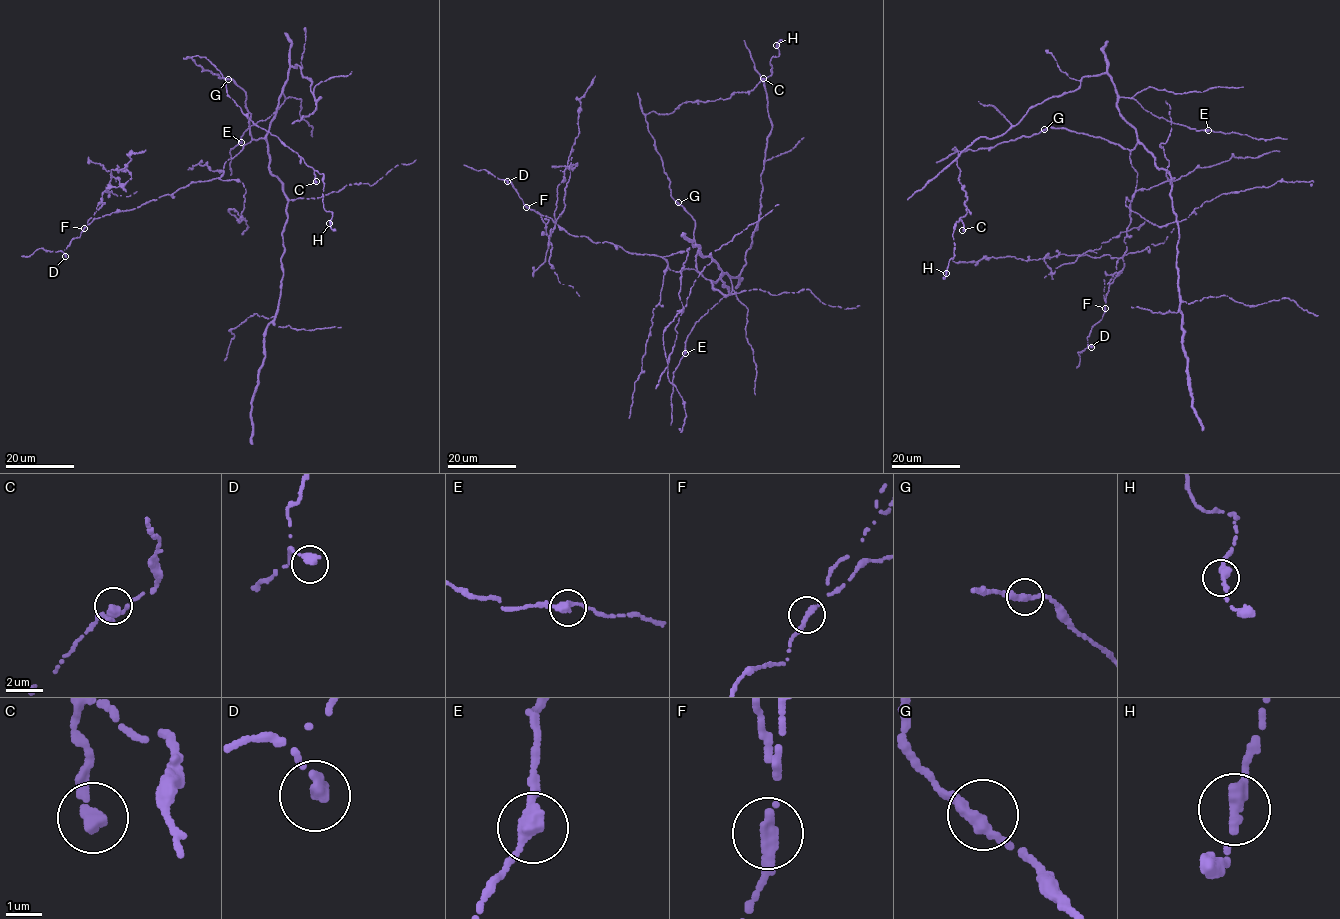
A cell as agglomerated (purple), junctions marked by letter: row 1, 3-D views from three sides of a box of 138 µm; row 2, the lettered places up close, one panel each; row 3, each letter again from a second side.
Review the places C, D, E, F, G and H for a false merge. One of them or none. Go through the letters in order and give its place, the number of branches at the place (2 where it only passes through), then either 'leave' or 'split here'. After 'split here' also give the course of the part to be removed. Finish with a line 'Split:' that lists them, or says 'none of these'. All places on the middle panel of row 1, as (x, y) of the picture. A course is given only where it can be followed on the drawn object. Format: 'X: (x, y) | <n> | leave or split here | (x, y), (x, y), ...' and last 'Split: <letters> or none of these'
C: (763, 78) | 1 | leave
D: (507, 181) | 1 | leave
E: (685, 353) | 2 | leave
F: (526, 207) | 1 | split here | (526, 207), (538, 211), (550, 235), (557, 187), (564, 170), (578, 163), (569, 167), (565, 208), (533, 276)
G: (678, 202) | 2 | leave
H: (776, 45) | 2 | leave
Split: F

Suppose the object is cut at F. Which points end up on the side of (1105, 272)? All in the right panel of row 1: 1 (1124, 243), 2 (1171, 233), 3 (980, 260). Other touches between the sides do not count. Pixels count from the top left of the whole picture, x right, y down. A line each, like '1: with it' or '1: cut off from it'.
1: cut off from it
2: with it
3: with it

